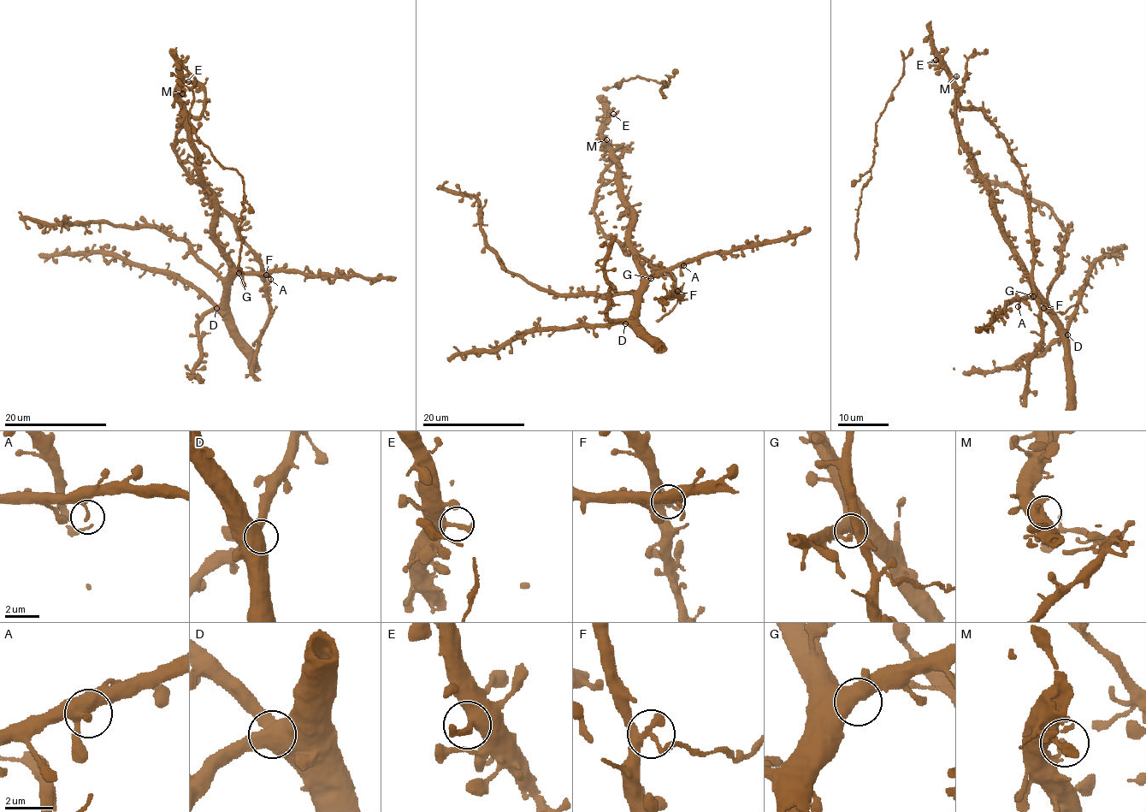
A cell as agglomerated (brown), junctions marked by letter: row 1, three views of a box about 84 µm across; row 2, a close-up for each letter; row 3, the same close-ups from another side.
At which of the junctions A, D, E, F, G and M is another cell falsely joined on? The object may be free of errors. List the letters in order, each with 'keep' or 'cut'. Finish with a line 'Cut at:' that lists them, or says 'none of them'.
A: keep
D: keep
E: keep
F: cut
G: keep
M: keep
Cut at: F

